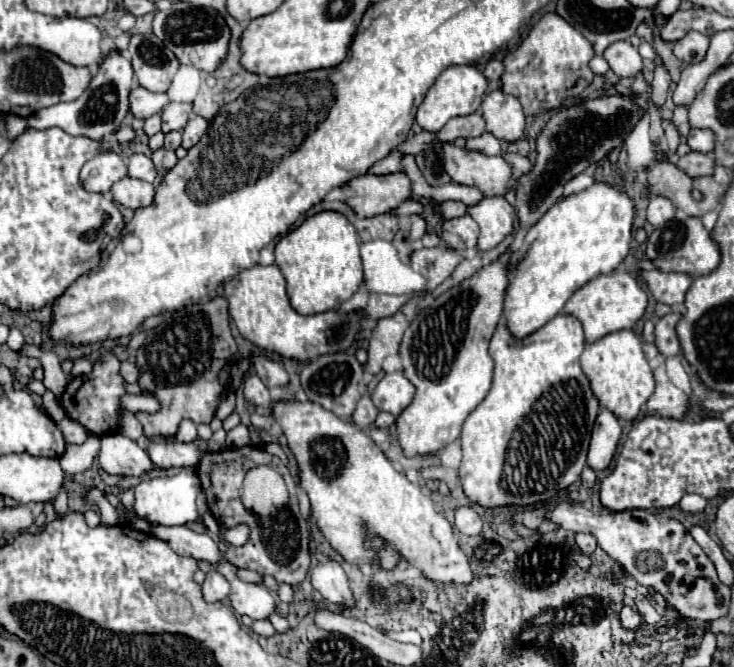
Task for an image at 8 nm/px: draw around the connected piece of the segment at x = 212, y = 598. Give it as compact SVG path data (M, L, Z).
M211 570L211 572L207 572L207 578L201 586L201 592L207 602L221 602L229 596L229 582L217 570Z

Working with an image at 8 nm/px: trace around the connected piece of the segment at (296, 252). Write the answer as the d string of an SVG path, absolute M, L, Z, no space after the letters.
M319 212L309 218L295 230L291 230L287 236L283 236L275 246L275 264L281 268L287 292L289 292L289 304L293 304L295 312L301 314L319 314L327 310L335 310L341 302L349 300L357 288L363 282L363 264L359 256L359 236L355 228L347 222L347 218L339 212Z

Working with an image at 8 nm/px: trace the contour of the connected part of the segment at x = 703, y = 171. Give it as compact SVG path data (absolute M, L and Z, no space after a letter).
M689 152L677 158L677 168L681 168L687 176L709 176L713 172L715 162L707 154Z

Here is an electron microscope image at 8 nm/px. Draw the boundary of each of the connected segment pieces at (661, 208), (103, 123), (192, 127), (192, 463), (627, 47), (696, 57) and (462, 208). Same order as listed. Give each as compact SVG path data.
M651 196L651 202L647 206L647 222L653 226L661 226L669 222L675 216L675 206L671 200L663 196Z
M111 52L103 64L99 66L99 72L93 76L89 88L73 102L61 102L49 108L43 108L27 118L31 128L45 130L45 128L61 128L69 132L71 136L89 136L91 140L103 140L109 134L115 134L123 118L129 114L129 92L133 82L133 68L131 62L117 52Z
M191 116L191 120L187 122L187 126L185 126L185 130L183 130L183 144L181 144L181 146L183 146L185 150L189 150L193 144L197 144L199 138L205 134L207 126L209 126L209 122L207 122L205 118L201 118L201 116Z
M197 438L189 444L175 442L175 440L153 440L153 444L147 448L147 454L151 456L153 464L157 468L195 468L199 466L201 458L209 452L207 442Z
M629 42L611 44L603 52L603 58L609 62L611 70L621 78L633 78L643 70L643 58Z
M689 32L685 38L675 42L673 52L685 64L699 64L703 62L709 48L709 36L701 32Z
M449 200L449 202L443 202L439 208L443 218L451 220L451 218L459 218L459 216L465 216L467 214L467 206L463 202L457 202L457 200Z

